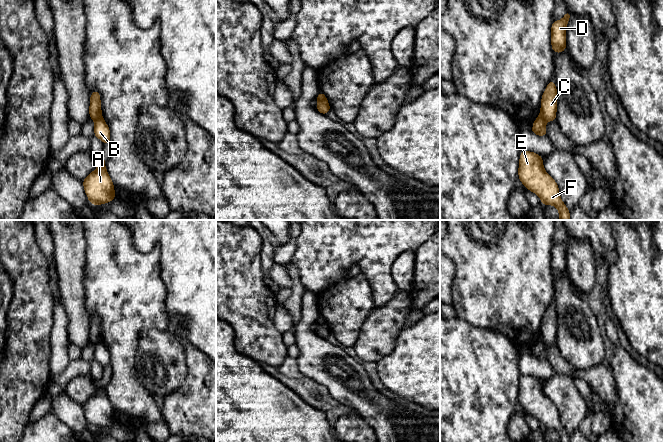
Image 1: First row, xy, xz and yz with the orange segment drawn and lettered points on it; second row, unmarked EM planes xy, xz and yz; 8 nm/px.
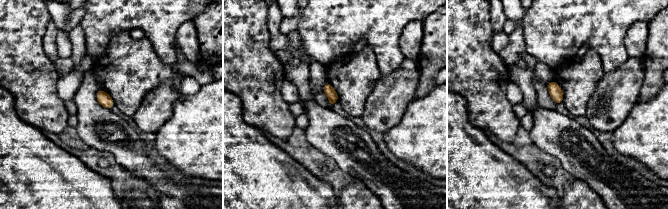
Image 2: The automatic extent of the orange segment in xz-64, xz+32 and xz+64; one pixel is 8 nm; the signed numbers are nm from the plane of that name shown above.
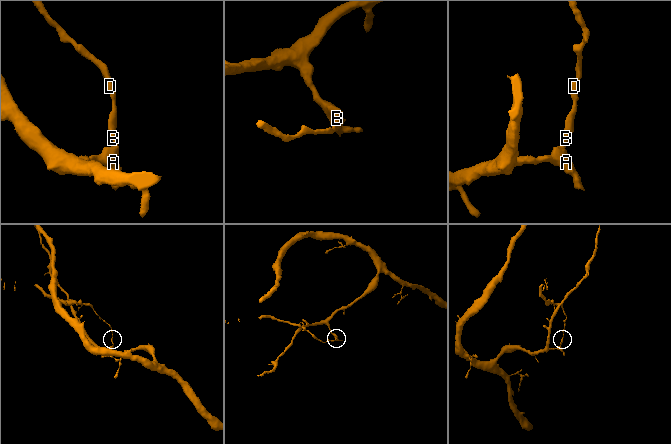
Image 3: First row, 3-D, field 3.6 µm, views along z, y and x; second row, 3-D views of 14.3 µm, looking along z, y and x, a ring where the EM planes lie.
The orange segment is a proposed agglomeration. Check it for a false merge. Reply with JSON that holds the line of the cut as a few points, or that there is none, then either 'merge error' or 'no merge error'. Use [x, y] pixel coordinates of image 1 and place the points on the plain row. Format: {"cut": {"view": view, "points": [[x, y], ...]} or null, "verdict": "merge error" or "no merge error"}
{"cut": {"view": "xz", "points": [[317, 322], [328, 328]]}, "verdict": "merge error"}

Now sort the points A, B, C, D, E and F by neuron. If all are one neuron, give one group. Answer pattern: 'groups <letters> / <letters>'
groups A B E F / C D

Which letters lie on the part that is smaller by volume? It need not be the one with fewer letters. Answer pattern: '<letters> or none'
C, D

